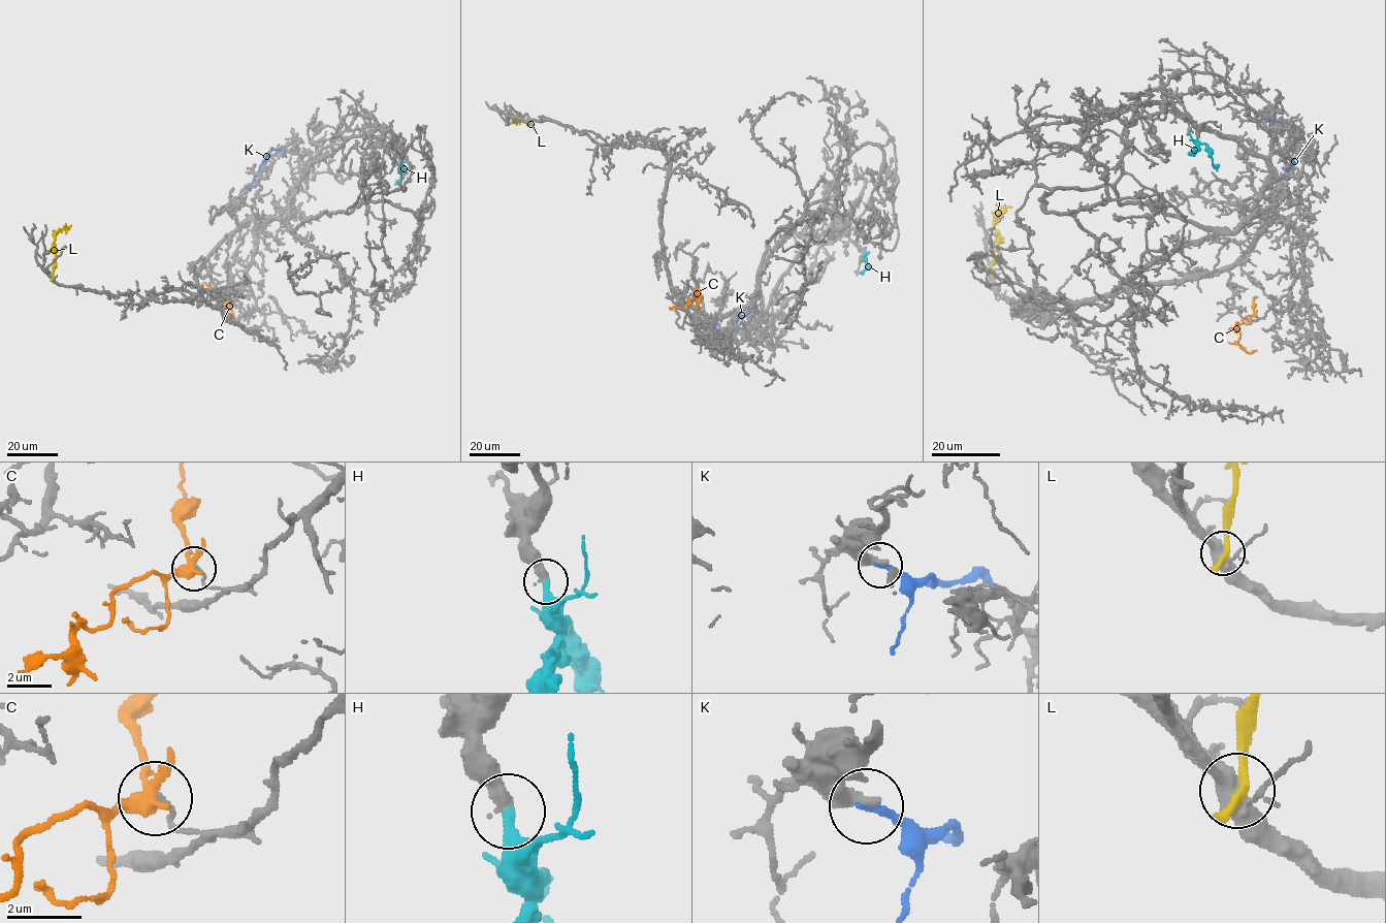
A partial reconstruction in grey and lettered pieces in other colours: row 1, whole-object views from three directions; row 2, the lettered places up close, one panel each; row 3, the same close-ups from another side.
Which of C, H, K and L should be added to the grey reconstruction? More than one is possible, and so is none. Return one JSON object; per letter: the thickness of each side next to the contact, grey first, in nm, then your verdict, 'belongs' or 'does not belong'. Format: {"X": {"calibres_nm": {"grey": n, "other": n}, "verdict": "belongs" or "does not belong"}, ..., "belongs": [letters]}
{"C": {"calibres_nm": {"grey": 120, "other": 320}, "verdict": "does not belong"}, "H": {"calibres_nm": {"grey": 440, "other": 320}, "verdict": "belongs"}, "K": {"calibres_nm": {"grey": 400, "other": 220}, "verdict": "does not belong"}, "L": {"calibres_nm": {"grey": 420, "other": 360}, "verdict": "does not belong"}, "belongs": ["H"]}

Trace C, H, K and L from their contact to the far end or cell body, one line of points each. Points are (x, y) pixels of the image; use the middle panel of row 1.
C: (685, 308), (695, 294), (701, 295), (697, 309)
H: (864, 257), (868, 268), (859, 273)
K: (749, 310), (746, 316), (741, 315), (729, 332), (721, 333), (709, 328)
L: (515, 116), (518, 120), (517, 117), (529, 122), (533, 129)

